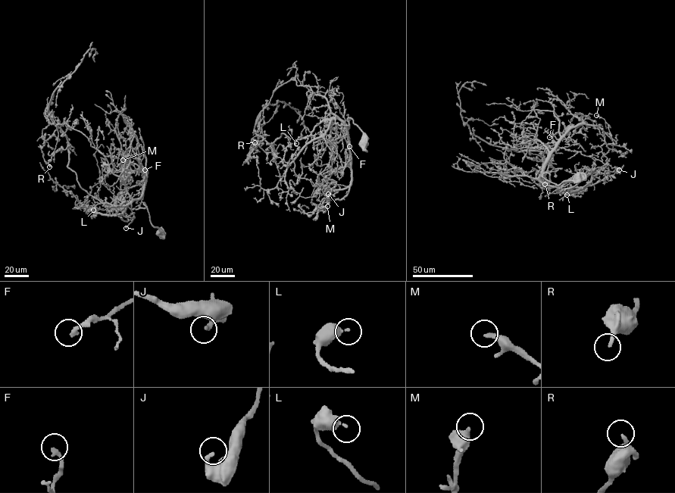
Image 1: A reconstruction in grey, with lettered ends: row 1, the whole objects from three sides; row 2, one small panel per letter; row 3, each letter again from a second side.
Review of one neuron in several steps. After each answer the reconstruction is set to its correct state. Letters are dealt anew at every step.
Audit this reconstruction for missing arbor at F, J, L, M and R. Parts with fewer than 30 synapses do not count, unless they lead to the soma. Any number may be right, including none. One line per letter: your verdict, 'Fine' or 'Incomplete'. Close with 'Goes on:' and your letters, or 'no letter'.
F: Fine
J: Fine
L: Fine
M: Fine
R: Fine
Goes on: no letter

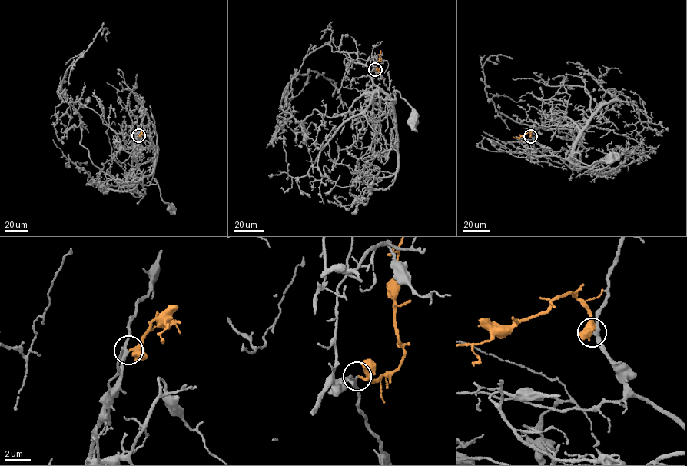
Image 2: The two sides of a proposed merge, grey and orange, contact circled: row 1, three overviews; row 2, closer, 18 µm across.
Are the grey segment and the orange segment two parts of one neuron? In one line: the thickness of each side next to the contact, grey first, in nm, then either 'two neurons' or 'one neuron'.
280 nm thick on the grey side, 220 nm on the other; one neuron

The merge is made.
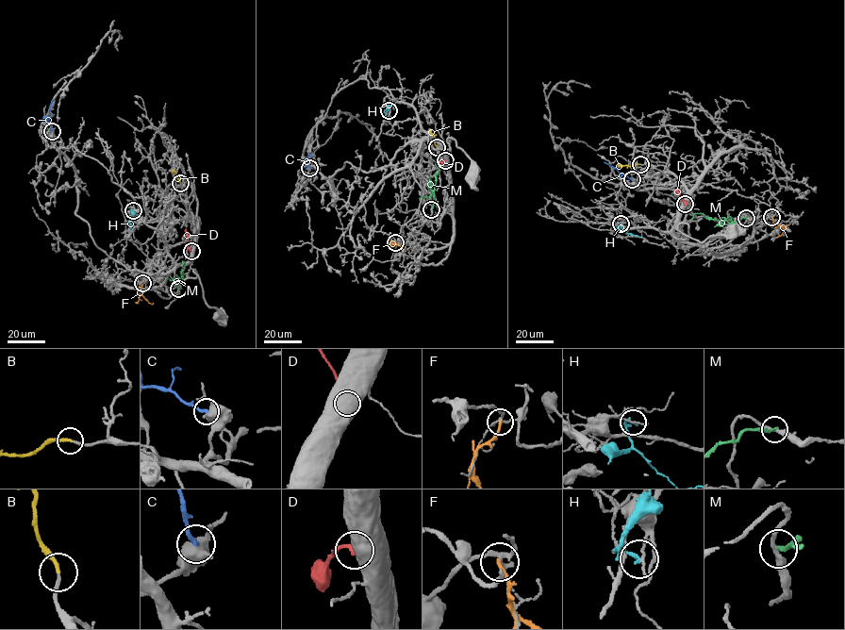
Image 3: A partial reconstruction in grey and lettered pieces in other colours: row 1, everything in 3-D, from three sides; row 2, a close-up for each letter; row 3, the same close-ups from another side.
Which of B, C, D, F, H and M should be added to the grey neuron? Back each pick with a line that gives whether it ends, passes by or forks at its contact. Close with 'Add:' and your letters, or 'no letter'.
B: It ends there
Add: B

